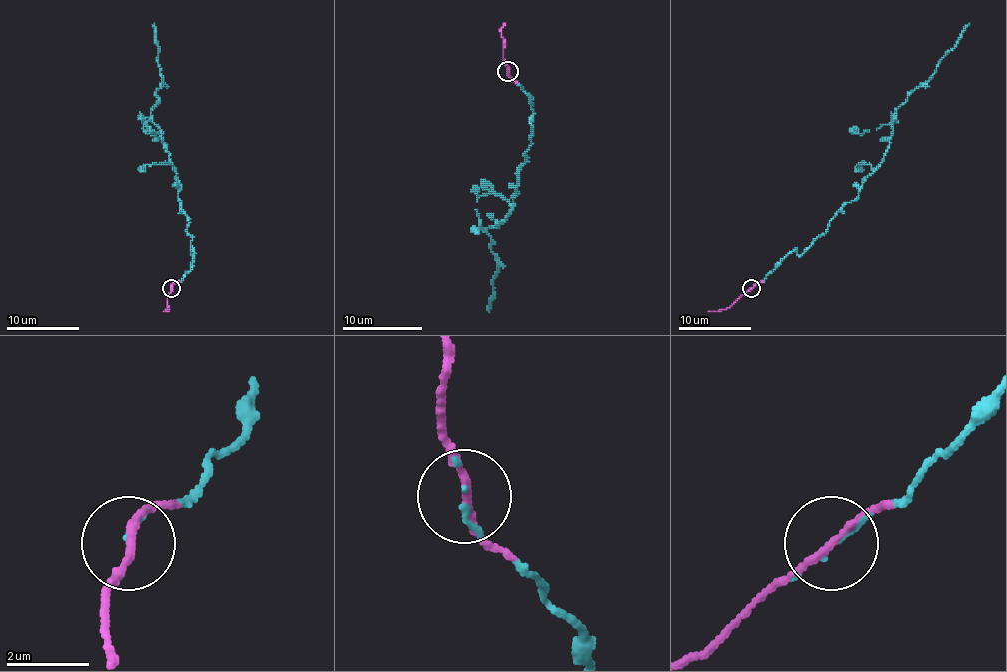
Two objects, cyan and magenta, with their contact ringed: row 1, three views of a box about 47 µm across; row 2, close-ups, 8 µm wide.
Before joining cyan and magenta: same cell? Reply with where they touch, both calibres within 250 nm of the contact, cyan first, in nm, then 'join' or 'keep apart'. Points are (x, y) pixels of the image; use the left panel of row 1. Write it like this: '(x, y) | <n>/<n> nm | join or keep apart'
(171, 288) | 90/180 nm | join

